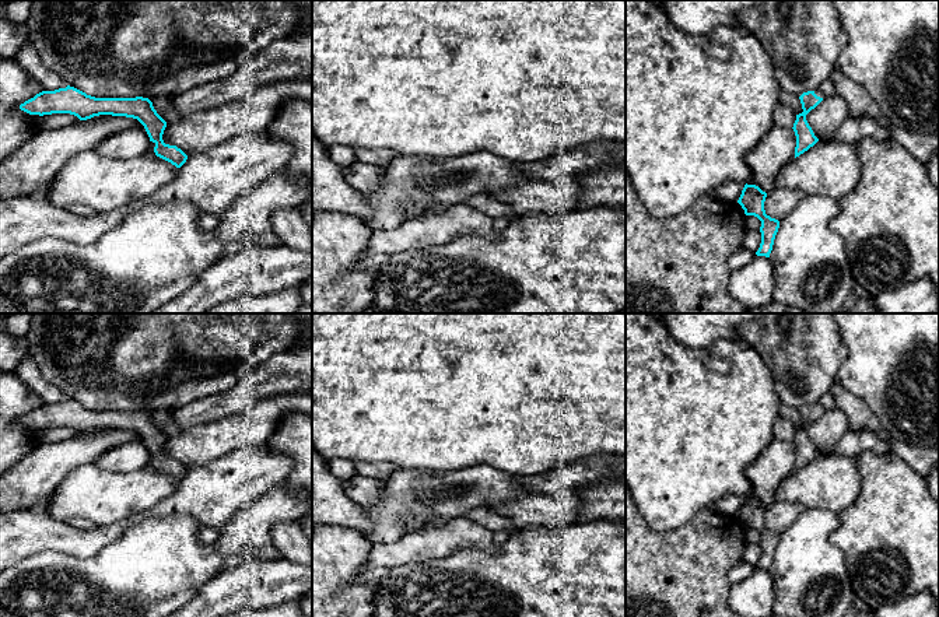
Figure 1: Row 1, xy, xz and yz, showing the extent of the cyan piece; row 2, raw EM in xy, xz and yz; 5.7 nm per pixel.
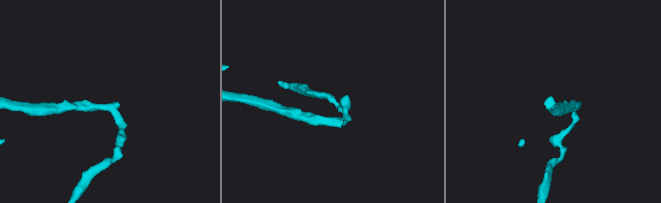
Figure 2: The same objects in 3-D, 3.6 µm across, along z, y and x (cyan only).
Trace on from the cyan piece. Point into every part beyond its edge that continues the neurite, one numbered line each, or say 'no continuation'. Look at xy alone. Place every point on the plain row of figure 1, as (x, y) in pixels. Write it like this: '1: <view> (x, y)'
no continuation

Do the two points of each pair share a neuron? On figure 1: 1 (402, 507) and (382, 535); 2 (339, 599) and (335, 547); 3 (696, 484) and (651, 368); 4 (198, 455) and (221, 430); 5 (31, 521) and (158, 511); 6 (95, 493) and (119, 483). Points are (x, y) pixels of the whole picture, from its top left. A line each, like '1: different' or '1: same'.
1: same
2: same
3: same
4: same
5: same
6: same

